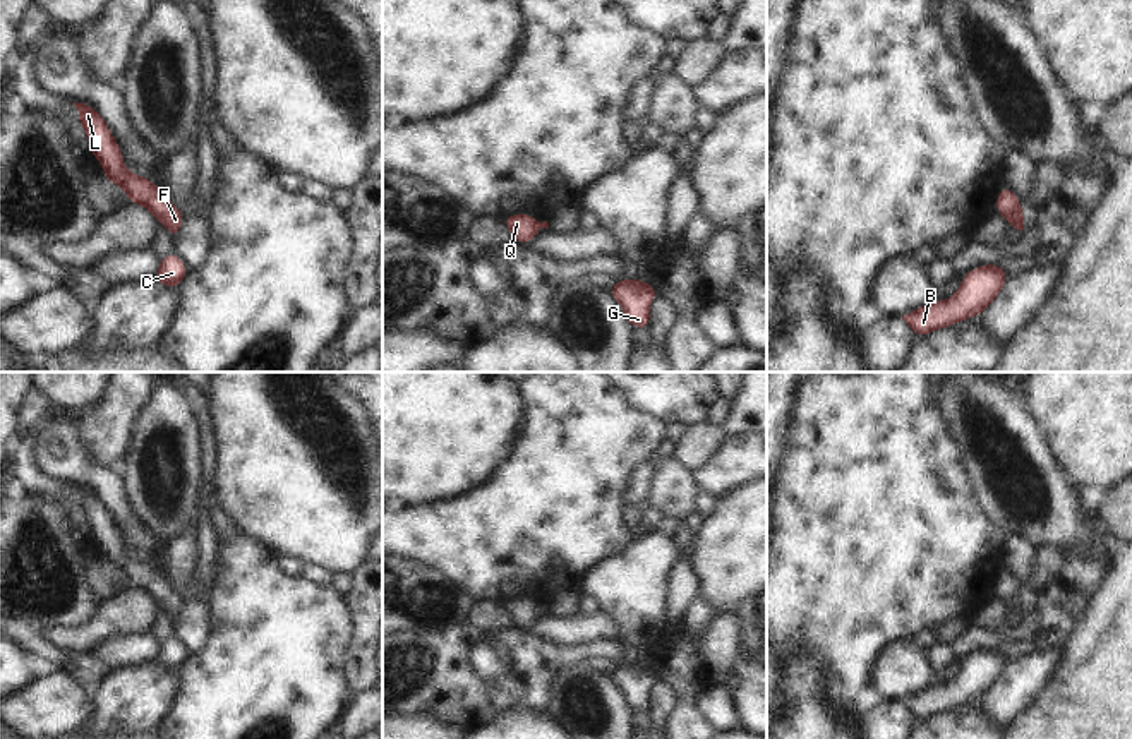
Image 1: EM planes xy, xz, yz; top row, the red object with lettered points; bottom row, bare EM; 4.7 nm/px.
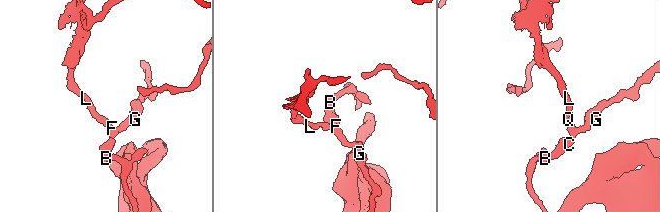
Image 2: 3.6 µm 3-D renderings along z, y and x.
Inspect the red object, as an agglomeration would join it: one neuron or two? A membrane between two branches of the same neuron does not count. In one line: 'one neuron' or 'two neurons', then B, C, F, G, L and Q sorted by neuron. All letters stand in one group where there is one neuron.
one neuron; B C F G L Q

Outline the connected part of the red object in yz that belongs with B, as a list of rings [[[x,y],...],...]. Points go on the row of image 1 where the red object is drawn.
[[[978,266],[962,278],[957,293],[945,300],[931,300],[924,307],[906,314],[904,319],[916,336],[979,315],[997,298],[1009,279],[1002,266]]]

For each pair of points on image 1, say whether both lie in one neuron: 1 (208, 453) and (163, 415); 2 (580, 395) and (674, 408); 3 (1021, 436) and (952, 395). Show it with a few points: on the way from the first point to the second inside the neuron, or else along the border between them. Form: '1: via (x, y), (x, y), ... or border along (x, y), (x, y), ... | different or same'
1: border along (186, 403), (196, 424), (201, 477) | different
2: border along (613, 390), (632, 408), (654, 415), (659, 420) | different
3: via (1004, 424), (969, 400) | same

